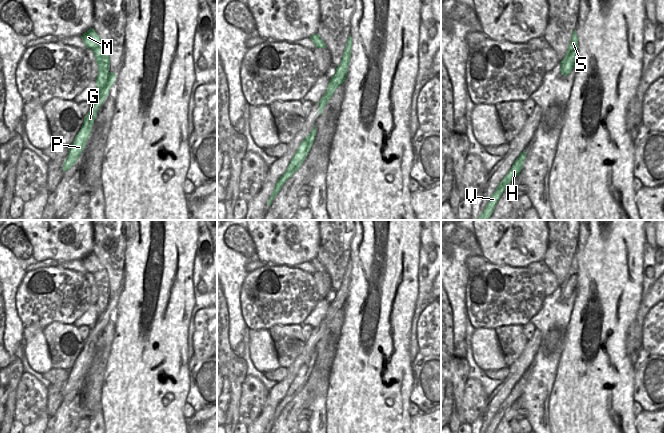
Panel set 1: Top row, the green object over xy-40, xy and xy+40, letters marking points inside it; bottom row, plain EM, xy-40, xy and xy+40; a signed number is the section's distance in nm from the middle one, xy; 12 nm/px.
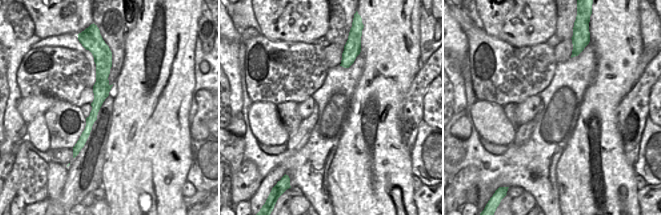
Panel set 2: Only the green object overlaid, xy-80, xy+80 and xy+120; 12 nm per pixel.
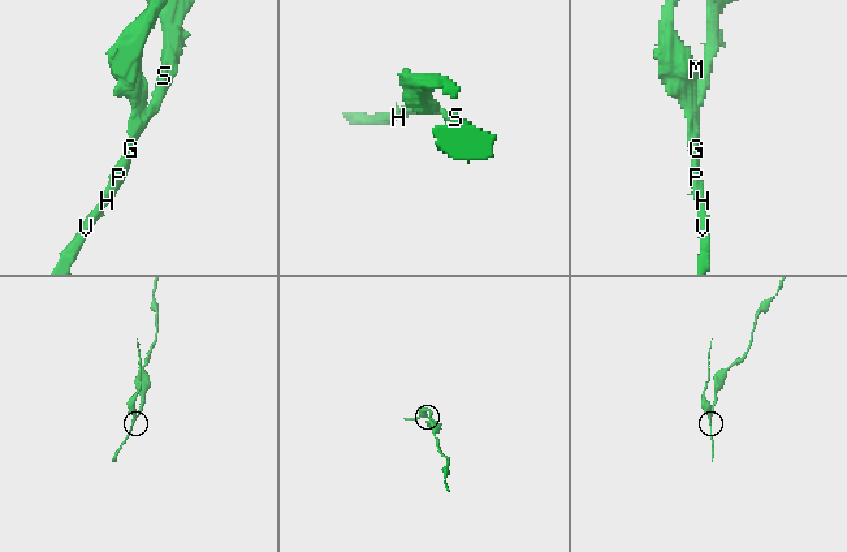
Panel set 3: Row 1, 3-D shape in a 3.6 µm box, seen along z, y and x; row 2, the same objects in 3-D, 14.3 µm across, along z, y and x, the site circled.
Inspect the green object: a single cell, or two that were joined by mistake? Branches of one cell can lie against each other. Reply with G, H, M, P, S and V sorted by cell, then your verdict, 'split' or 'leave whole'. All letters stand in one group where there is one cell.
groups G H M P V / S; split

